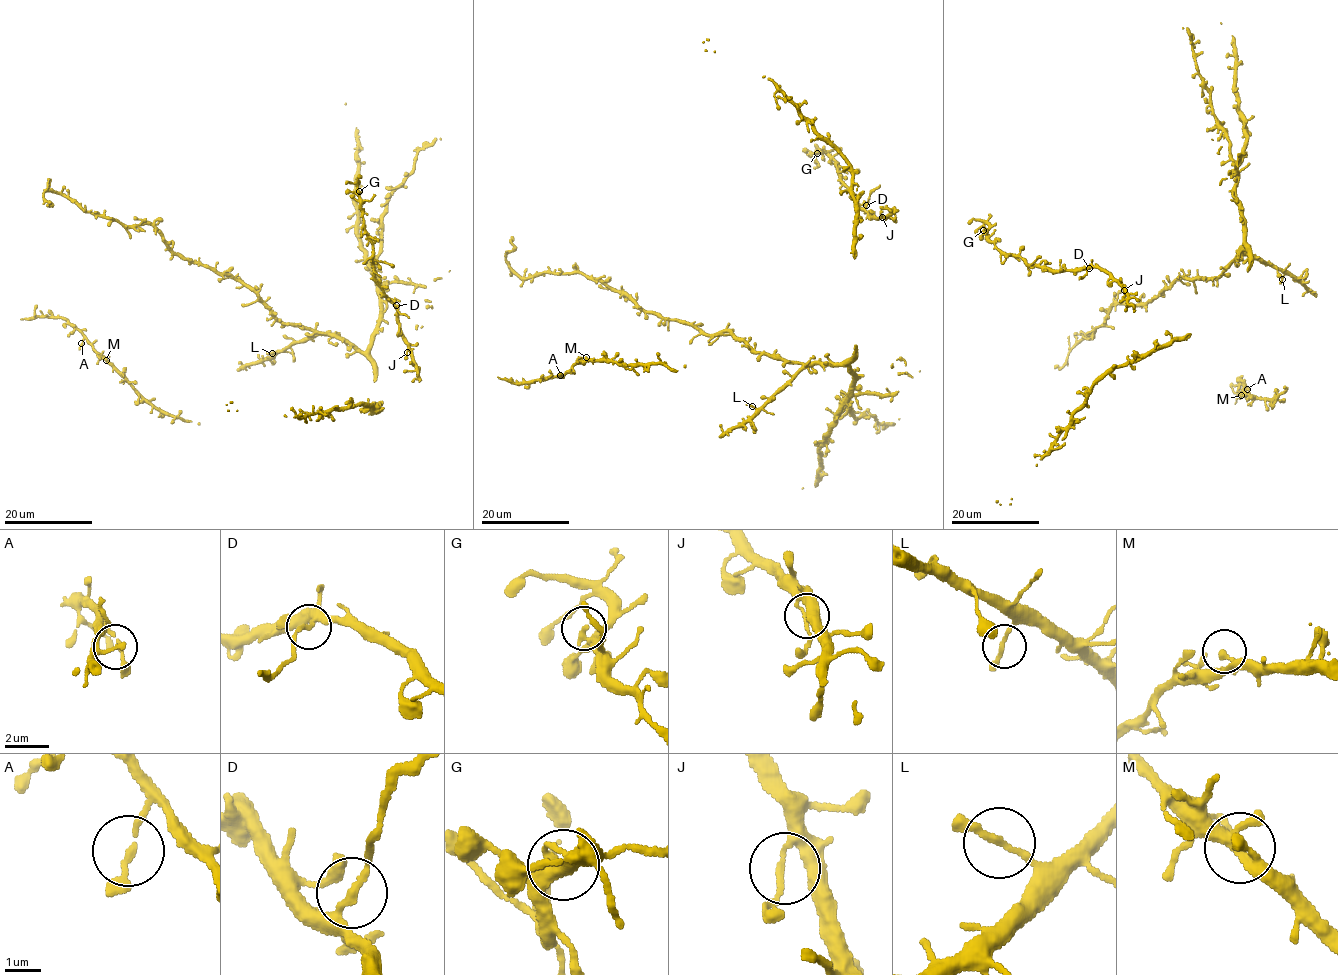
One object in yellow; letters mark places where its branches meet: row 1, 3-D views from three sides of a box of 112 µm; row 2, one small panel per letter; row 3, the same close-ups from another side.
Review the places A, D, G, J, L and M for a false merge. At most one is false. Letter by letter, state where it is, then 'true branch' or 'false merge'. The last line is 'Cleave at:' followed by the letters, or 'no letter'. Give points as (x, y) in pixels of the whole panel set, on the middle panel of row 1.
A: at (560, 375); true branch
D: at (866, 205); false merge
G: at (817, 153); true branch
J: at (882, 217); true branch
L: at (752, 406); true branch
M: at (586, 357); true branch
Cleave at: D

